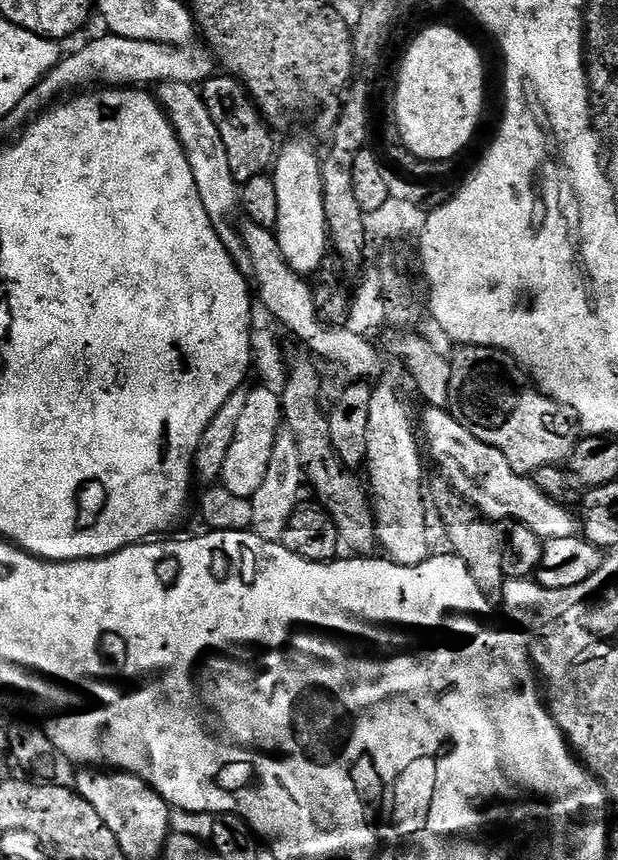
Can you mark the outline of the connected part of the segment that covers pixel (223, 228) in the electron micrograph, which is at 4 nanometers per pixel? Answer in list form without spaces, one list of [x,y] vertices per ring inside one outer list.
[[[164,82],[159,85],[158,99],[160,107],[168,115],[168,121],[174,126],[178,142],[182,142],[186,150],[186,162],[190,162],[190,170],[198,186],[198,198],[202,198],[202,206],[206,206],[206,214],[214,230],[222,238],[226,250],[240,271],[245,274],[251,273],[250,254],[246,250],[243,238],[240,237],[237,225],[232,225],[232,219],[238,216],[240,207],[240,185],[236,183],[234,174],[230,171],[230,157],[226,154],[222,134],[218,134],[218,126],[214,126],[214,118],[210,118],[210,110],[206,110],[203,95],[186,82]]]

